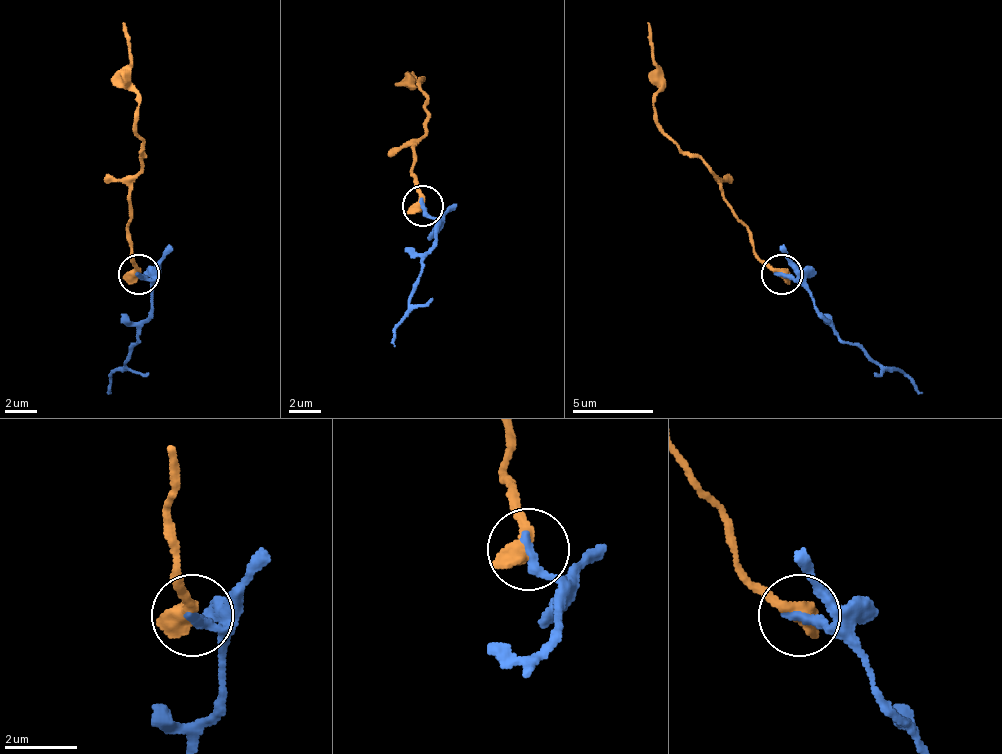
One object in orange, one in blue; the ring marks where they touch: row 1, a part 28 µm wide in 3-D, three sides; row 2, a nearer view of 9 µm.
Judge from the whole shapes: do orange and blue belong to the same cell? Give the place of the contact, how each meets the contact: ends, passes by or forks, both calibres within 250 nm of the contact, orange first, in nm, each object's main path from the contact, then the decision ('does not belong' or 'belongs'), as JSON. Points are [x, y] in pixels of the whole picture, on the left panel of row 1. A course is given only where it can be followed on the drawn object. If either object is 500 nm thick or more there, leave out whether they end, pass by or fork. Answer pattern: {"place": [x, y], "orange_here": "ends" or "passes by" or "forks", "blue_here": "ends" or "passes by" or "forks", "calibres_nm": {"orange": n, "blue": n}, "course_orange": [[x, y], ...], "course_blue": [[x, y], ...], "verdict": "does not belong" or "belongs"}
{"place": [139, 274], "calibres_nm": {"orange": 600, "blue": 320}, "course_orange": [[137, 275], [129, 255], [129, 178], [142, 166], [129, 34], [121, 21]], "course_blue": [[137, 275], [150, 283], [150, 315], [121, 367], [109, 375], [109, 396]], "verdict": "belongs"}

